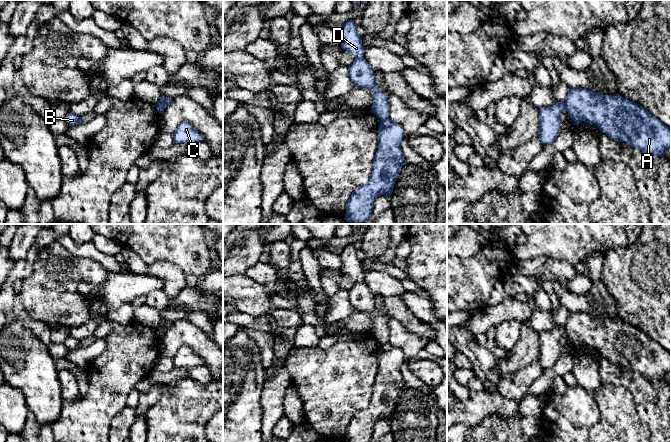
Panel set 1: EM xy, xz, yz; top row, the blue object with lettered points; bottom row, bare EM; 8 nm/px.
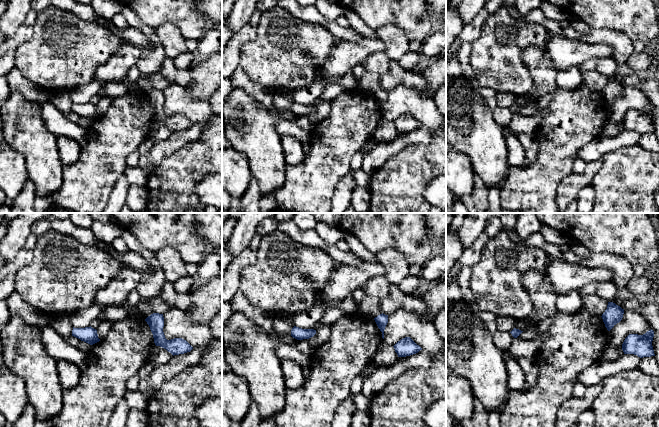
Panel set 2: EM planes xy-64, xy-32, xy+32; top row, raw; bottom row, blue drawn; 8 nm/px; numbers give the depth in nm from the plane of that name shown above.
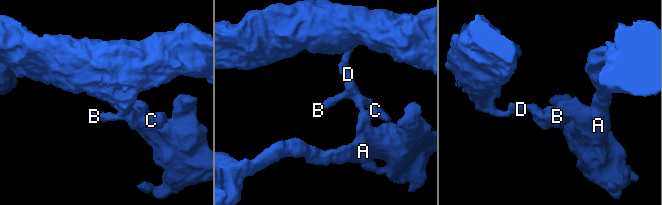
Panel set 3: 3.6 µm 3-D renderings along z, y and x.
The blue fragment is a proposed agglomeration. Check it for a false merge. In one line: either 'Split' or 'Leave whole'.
Split

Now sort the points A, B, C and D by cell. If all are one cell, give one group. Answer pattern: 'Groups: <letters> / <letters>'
Groups: A / B C D

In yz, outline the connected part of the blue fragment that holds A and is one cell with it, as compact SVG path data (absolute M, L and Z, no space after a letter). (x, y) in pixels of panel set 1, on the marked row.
M585 88L570 89L565 106L573 124L587 122L595 125L601 132L617 142L625 141L628 145L642 151L650 158L660 157L671 147L671 128L645 110L642 106L620 95L602 95Z

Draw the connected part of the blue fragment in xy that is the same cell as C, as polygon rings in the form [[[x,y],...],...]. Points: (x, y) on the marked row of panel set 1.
[[[181,123],[173,133],[177,143],[191,144],[204,140],[203,136],[189,123]]]

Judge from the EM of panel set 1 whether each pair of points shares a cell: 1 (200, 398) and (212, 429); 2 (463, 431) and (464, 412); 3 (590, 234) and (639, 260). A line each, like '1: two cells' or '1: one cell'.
1: two cells
2: two cells
3: two cells

